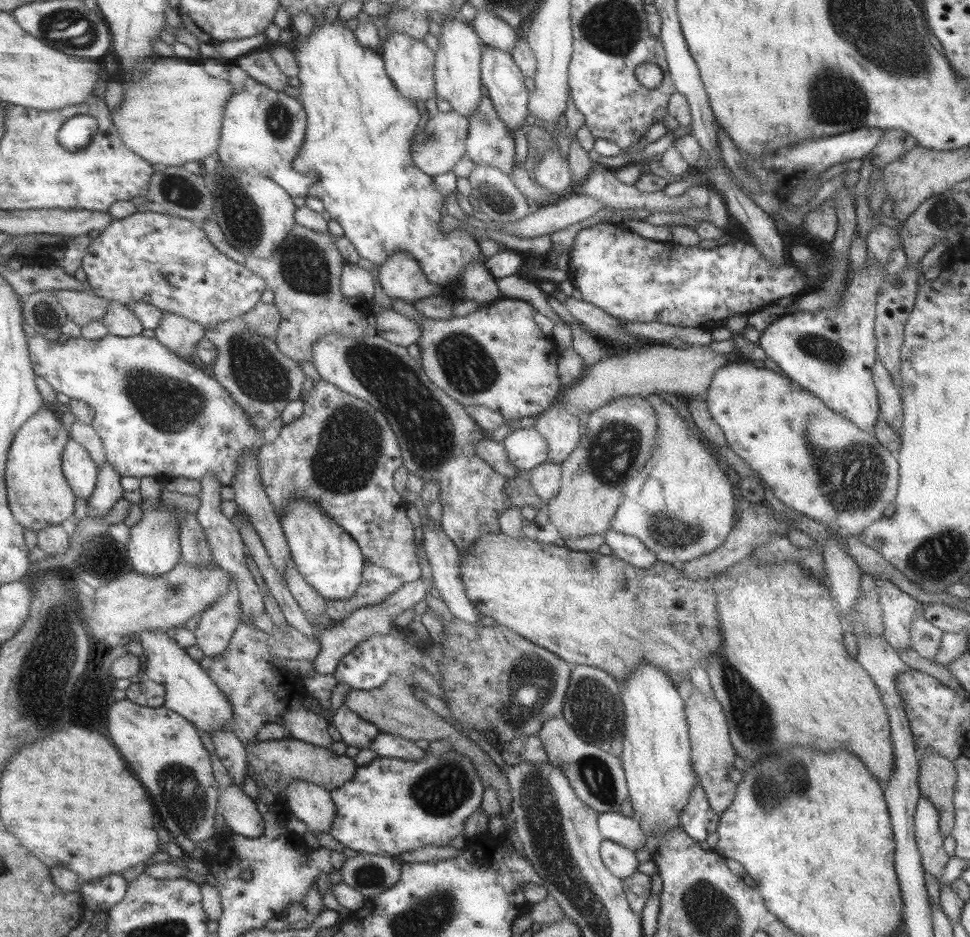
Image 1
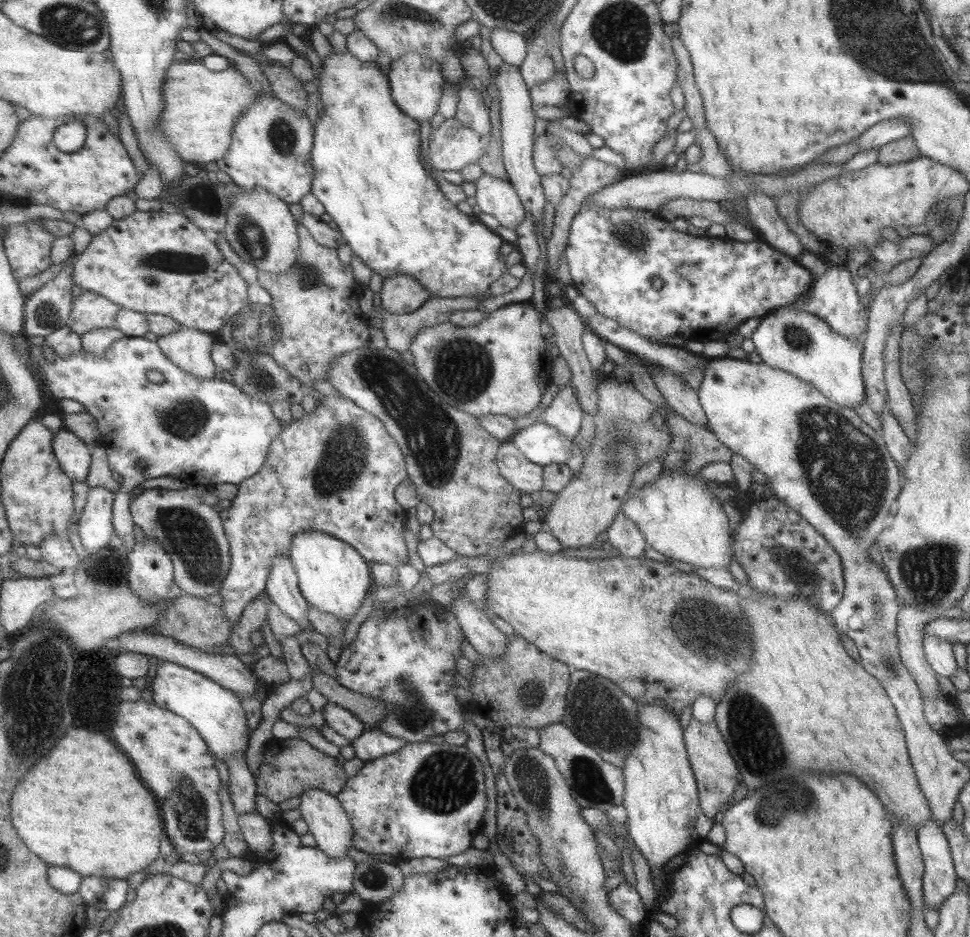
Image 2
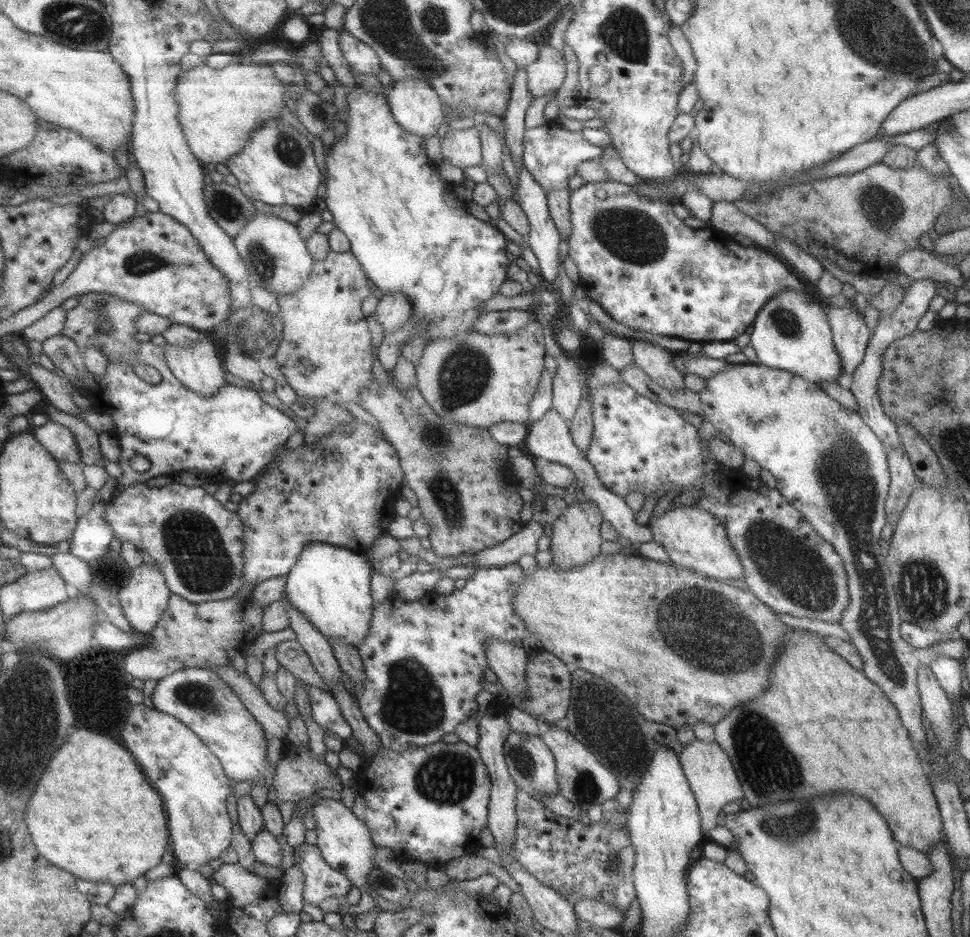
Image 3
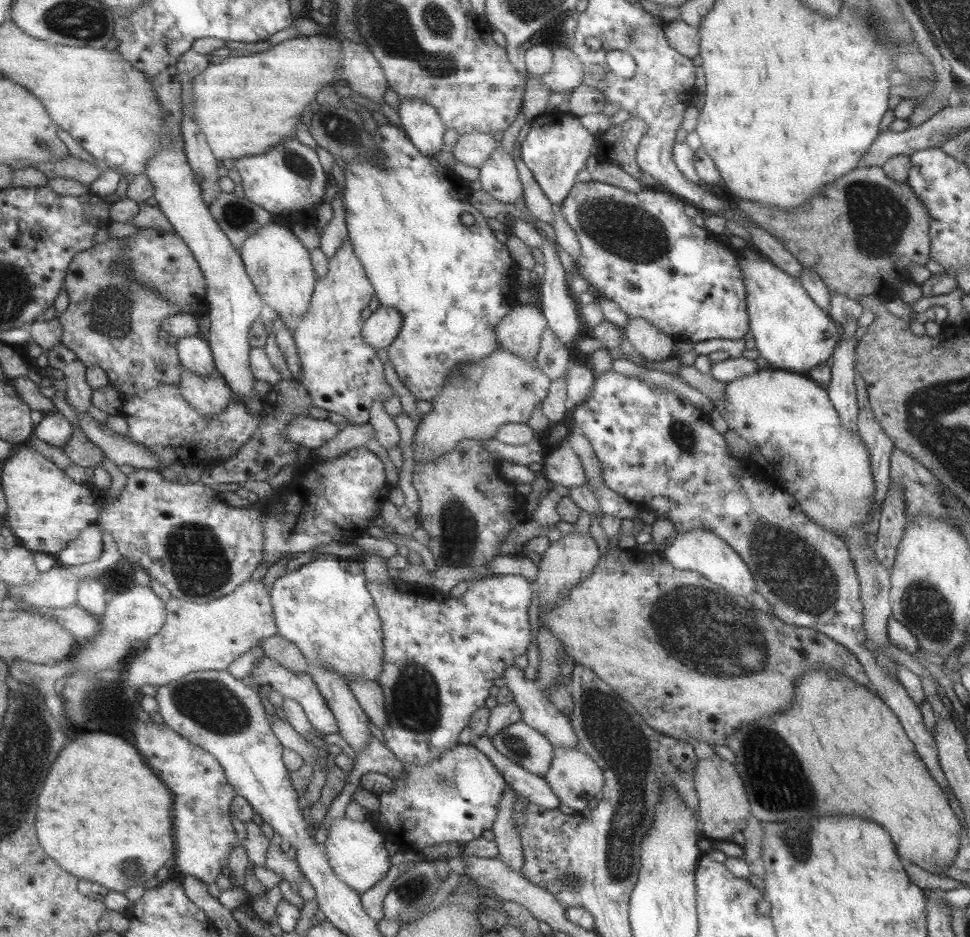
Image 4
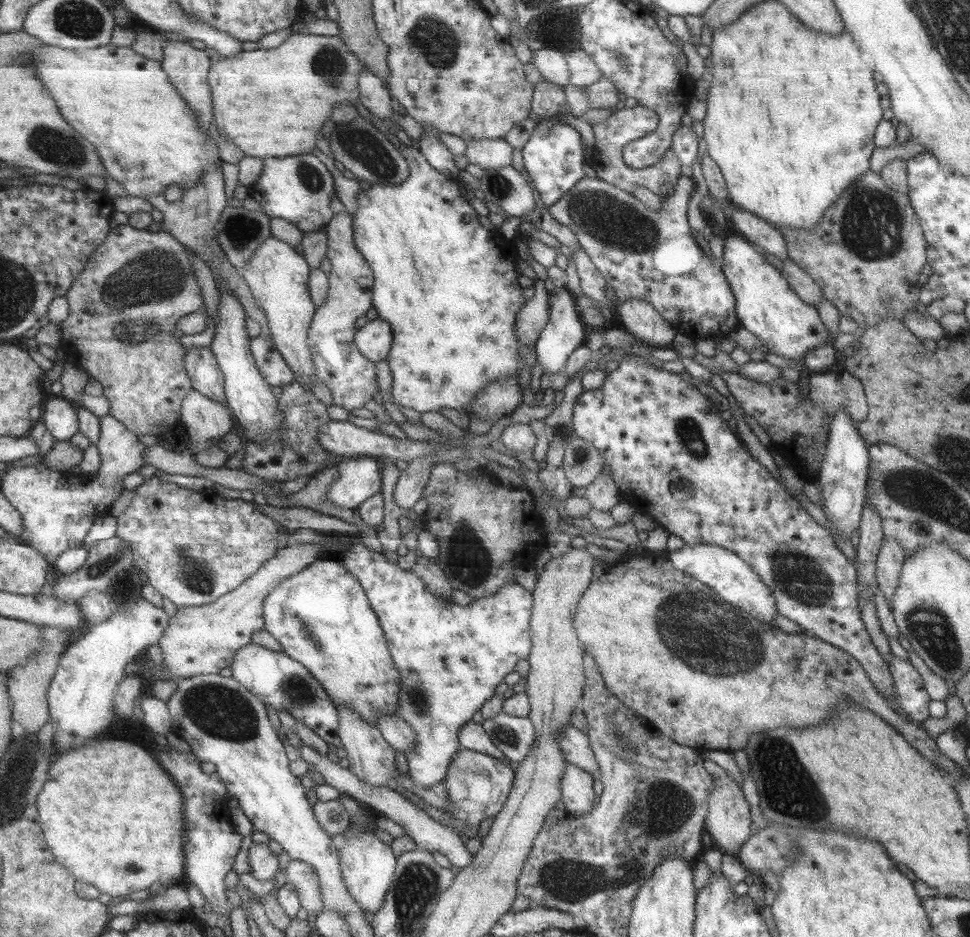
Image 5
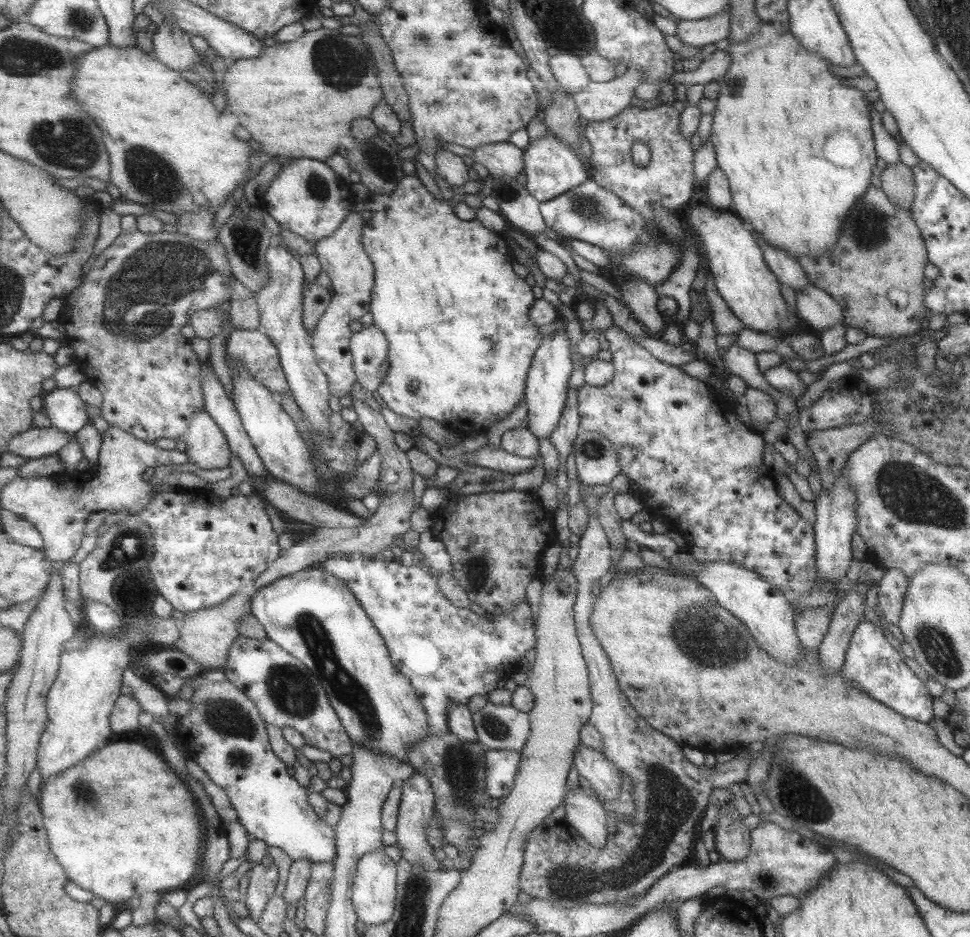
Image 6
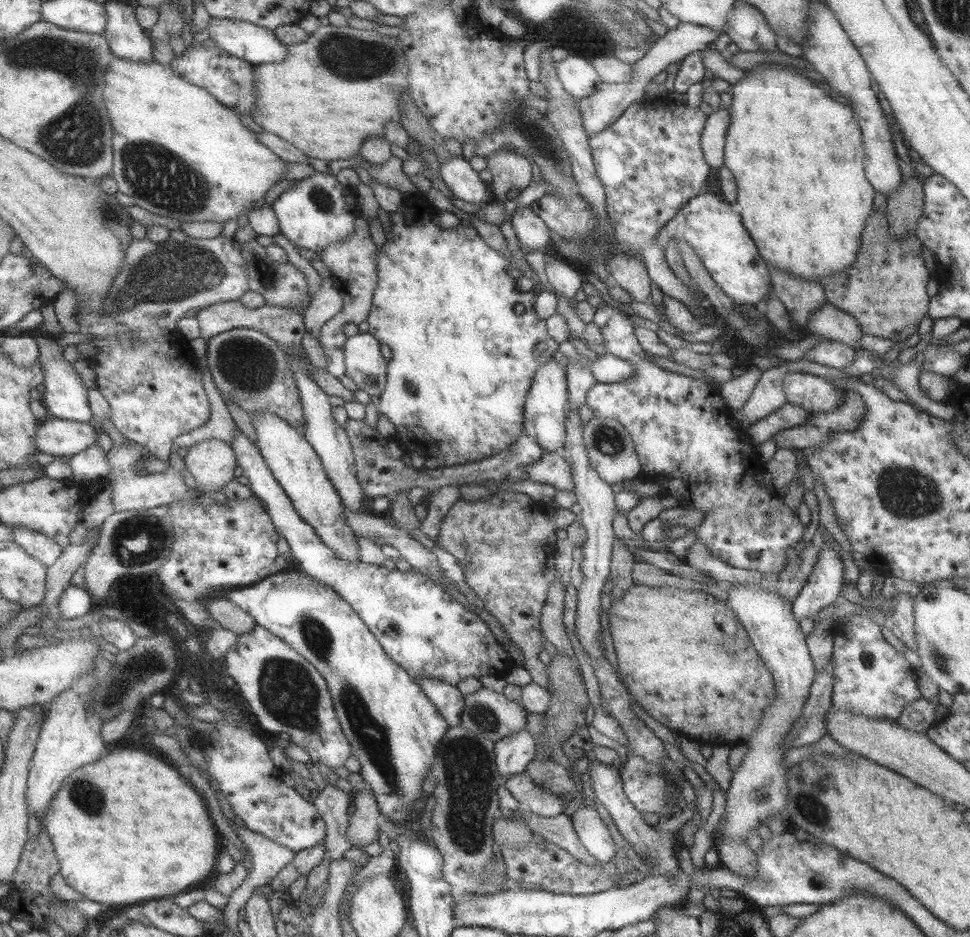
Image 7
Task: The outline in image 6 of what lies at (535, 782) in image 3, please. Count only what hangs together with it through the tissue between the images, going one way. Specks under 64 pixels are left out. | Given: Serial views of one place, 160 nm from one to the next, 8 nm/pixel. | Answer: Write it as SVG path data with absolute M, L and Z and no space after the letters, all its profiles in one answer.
M489 700L472 713L472 723L478 742L486 749L520 751L530 733L528 713Z

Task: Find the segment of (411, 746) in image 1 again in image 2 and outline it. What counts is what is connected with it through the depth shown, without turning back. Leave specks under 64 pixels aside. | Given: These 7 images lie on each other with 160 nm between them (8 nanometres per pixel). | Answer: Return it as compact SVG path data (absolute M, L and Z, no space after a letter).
M366 728L357 738L350 741L354 756L362 761L373 760L391 754L403 746L404 740L391 738L377 728Z

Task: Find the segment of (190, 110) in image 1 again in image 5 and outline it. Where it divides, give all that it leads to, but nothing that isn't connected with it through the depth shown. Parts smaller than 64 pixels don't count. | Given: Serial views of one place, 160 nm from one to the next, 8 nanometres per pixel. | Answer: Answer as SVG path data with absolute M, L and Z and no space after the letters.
M293 32L285 39L283 43L275 48L255 49L252 51L239 51L233 56L227 58L221 57L213 59L210 63L207 73L207 82L212 92L212 116L215 122L216 130L225 133L229 142L238 146L244 155L254 156L260 159L267 157L284 157L293 156L295 154L311 154L315 148L315 140L317 134L324 133L326 125L330 122L331 109L335 105L353 105L357 100L358 93L358 76L364 68L364 64L347 48L347 45L341 40L339 36L321 36L307 33Z

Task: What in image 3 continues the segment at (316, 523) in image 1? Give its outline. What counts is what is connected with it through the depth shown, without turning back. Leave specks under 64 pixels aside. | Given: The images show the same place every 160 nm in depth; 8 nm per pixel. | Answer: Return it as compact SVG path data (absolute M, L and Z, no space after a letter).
M309 542L286 574L282 591L284 600L328 640L342 638L356 647L367 636L371 624L374 602L370 595L372 571L373 566L362 553L325 542Z

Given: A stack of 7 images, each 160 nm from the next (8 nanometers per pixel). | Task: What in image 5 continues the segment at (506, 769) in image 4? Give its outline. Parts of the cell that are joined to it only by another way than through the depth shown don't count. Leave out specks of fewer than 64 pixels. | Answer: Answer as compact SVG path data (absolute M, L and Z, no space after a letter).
M471 719L465 721L457 731L458 744L462 749L474 750L478 753L494 756L496 759L505 761L513 770L517 763L508 760L506 756L496 749L496 746L489 740L489 735L485 734L480 724L476 724Z

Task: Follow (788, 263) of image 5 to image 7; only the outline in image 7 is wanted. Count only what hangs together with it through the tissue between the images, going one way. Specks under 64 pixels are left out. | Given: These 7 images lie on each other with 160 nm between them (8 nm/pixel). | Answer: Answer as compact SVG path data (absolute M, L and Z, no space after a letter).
M825 302L807 321L807 332L819 334L829 341L837 341L857 350L857 343L863 336L857 322L845 312Z

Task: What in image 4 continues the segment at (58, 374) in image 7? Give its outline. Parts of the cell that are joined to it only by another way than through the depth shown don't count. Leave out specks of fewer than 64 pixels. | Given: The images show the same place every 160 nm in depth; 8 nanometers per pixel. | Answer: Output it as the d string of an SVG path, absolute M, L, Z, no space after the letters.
M45 413L43 420L36 425L35 437L55 448L65 448L75 433L73 424L62 413Z

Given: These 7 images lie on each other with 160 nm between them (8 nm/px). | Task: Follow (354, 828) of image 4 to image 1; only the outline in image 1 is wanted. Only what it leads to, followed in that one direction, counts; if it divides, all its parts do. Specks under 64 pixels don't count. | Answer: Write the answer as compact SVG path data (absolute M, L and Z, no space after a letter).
M291 781L285 789L282 802L288 806L288 814L301 820L309 833L327 833L331 829L335 806L330 792L306 781Z

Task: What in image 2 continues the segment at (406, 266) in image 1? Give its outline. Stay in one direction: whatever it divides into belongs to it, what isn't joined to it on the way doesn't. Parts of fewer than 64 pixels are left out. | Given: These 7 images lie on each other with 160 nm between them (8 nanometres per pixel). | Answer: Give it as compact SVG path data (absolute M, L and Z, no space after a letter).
M394 274L382 279L381 307L387 313L406 314L421 307L430 294L414 279L404 274Z

